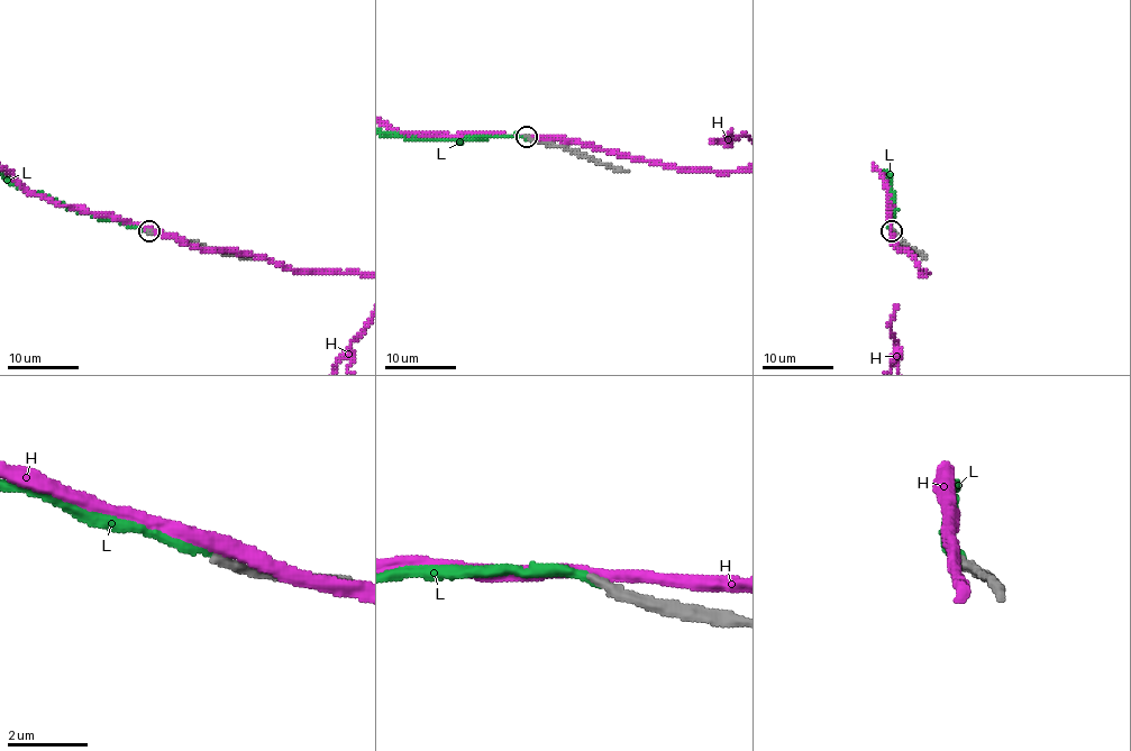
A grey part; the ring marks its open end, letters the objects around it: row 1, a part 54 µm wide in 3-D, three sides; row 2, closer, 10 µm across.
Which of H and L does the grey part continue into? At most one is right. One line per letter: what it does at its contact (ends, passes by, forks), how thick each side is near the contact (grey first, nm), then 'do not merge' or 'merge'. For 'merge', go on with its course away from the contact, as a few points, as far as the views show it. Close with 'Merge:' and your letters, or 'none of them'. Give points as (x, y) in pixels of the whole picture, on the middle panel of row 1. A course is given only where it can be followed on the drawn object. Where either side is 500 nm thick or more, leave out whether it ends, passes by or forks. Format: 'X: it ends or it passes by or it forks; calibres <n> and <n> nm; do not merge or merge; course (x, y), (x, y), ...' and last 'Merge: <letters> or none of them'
H: it passes by; calibres 280 and 340 nm; do not merge
L: it ends; calibres 280 and 180 nm; merge
Merge: L

